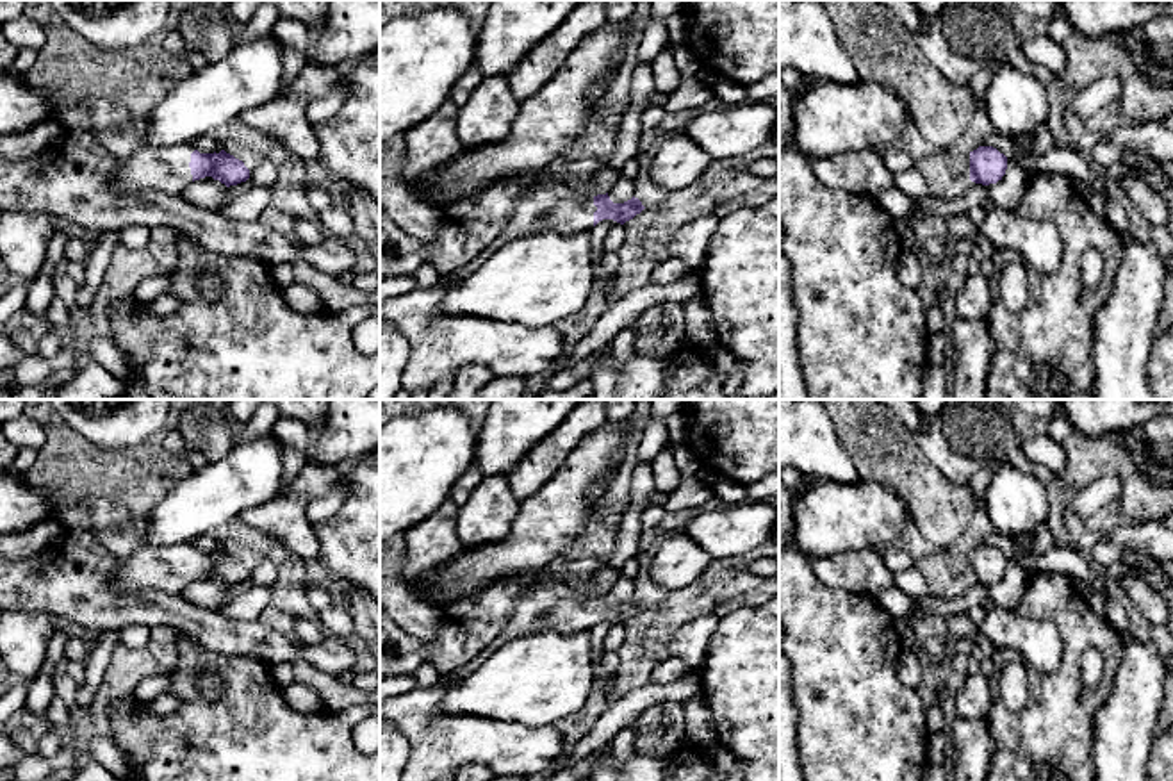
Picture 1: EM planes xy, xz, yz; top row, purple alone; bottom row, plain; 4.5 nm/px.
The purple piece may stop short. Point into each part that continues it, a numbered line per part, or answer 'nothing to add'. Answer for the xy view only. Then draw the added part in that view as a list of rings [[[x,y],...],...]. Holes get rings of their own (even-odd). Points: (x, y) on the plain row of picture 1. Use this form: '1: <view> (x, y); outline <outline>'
1: xy (148, 567); outline [[[193,544],[141,546],[119,560],[116,585],[125,592],[180,594],[191,581]]]

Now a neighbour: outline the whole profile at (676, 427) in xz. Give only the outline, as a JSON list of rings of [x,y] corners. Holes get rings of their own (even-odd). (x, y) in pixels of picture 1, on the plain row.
[[[677,410],[665,419],[667,439],[672,446],[685,444],[686,440],[686,421],[685,414]]]

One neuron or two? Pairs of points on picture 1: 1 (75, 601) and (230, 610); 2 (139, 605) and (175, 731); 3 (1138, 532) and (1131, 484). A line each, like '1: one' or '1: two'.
1: two
2: two
3: two

